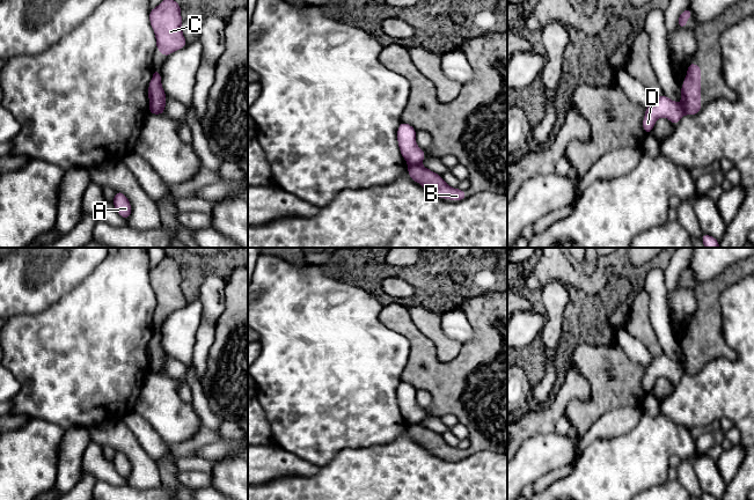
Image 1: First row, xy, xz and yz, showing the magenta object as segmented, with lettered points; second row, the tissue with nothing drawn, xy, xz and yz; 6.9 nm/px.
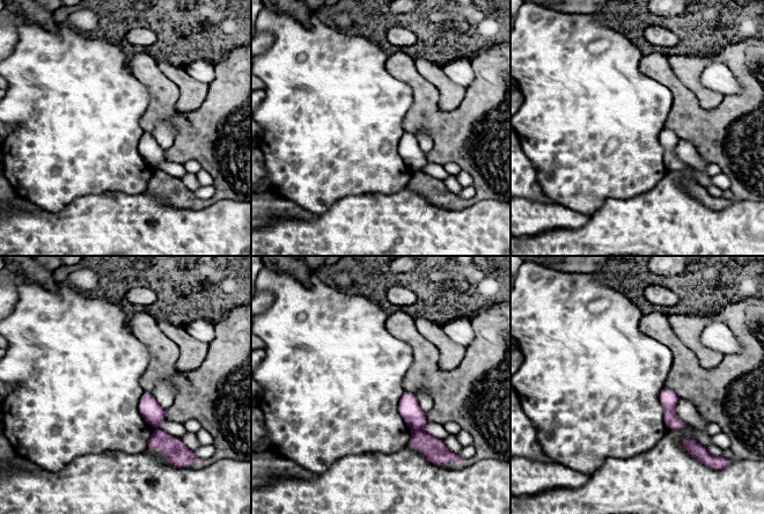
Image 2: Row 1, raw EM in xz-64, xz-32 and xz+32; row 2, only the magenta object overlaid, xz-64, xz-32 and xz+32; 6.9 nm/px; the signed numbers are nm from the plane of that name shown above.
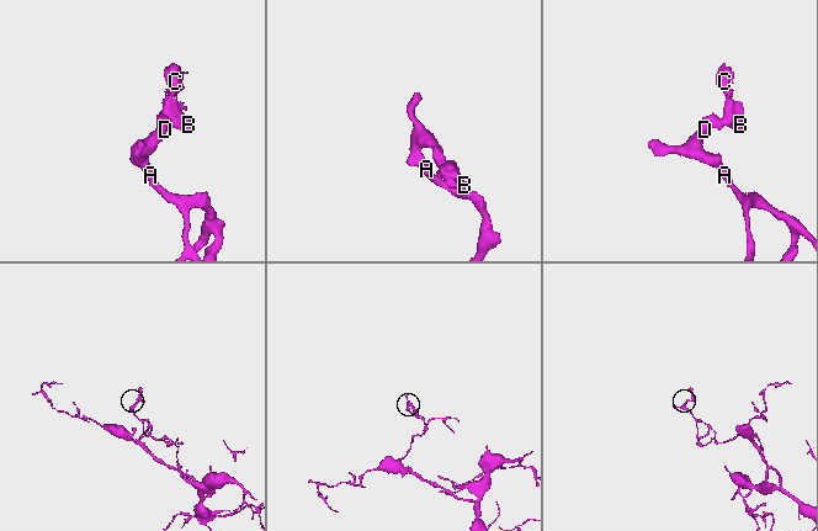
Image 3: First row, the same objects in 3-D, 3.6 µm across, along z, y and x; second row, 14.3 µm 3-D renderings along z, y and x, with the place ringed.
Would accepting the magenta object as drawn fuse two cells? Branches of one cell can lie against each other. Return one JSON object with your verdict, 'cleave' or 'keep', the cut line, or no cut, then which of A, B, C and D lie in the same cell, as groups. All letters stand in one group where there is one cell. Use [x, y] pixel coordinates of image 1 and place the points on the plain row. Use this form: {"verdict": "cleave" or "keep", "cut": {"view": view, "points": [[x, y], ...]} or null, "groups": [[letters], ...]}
{"verdict": "cleave", "cut": {"view": "xz", "points": [[419, 423], [409, 425]]}, "groups": [["A", "D"], ["B", "C"]]}

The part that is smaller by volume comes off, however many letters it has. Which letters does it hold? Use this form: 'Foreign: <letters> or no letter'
Foreign: B, C

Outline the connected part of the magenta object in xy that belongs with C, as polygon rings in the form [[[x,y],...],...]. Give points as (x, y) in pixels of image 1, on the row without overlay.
[[[170,257],[149,270],[149,282],[156,296],[156,308],[163,317],[183,308],[188,301],[182,292],[182,274],[180,263]]]

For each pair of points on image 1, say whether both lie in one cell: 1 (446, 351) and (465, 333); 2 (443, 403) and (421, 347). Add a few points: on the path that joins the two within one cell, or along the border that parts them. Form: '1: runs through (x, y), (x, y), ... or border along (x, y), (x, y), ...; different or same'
1: border along (441, 318), (446, 336), (461, 344), (475, 337); different
2: runs through (443, 389), (443, 369), (434, 361); same

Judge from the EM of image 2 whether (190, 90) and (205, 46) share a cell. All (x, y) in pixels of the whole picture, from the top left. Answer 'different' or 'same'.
different

